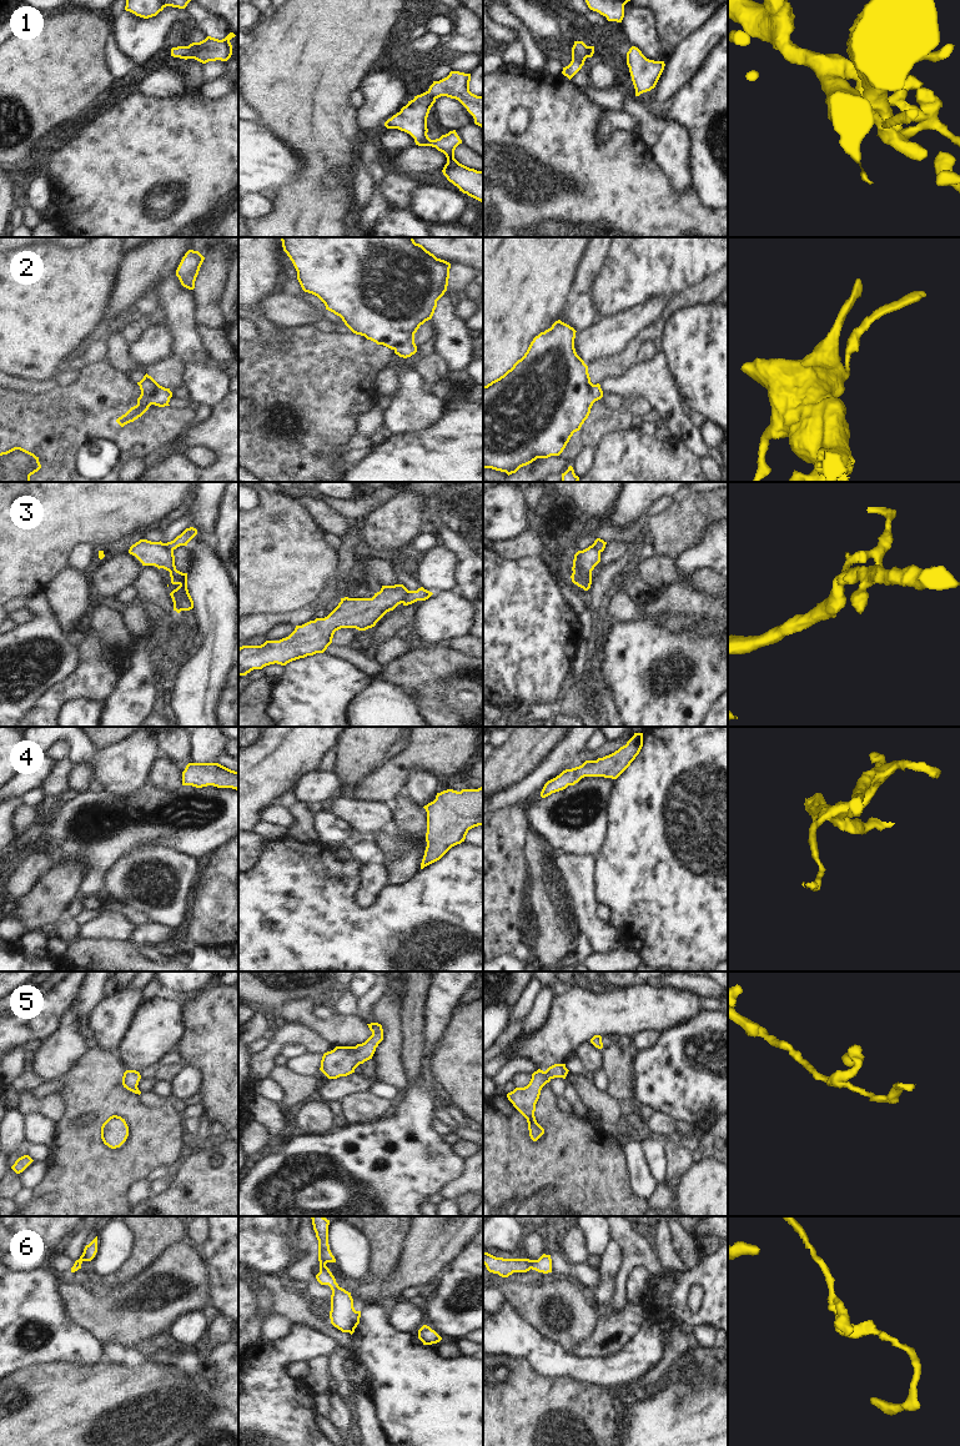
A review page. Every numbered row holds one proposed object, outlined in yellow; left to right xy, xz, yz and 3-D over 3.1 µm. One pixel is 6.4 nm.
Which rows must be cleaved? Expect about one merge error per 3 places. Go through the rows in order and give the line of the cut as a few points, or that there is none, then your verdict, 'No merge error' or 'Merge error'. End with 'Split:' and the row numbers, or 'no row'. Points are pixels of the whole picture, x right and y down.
1: No split. No merge error
2: No split. No merge error
3: Split along xy (161, 543), (172, 551). Merge error
4: No split. No merge error
5: No split. No merge error
6: No split. No merge error
Split: 3

